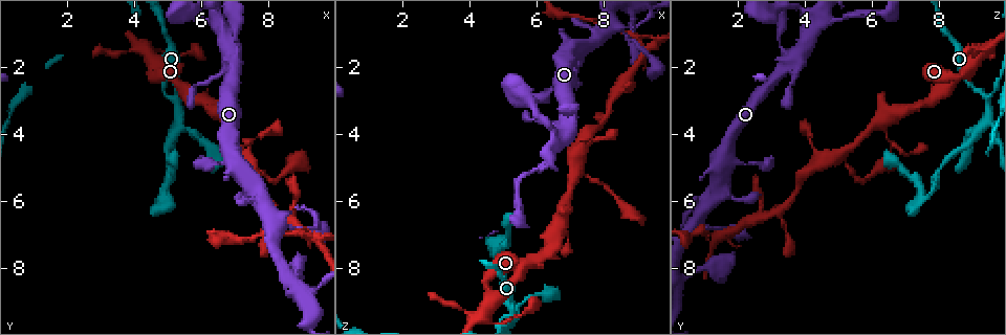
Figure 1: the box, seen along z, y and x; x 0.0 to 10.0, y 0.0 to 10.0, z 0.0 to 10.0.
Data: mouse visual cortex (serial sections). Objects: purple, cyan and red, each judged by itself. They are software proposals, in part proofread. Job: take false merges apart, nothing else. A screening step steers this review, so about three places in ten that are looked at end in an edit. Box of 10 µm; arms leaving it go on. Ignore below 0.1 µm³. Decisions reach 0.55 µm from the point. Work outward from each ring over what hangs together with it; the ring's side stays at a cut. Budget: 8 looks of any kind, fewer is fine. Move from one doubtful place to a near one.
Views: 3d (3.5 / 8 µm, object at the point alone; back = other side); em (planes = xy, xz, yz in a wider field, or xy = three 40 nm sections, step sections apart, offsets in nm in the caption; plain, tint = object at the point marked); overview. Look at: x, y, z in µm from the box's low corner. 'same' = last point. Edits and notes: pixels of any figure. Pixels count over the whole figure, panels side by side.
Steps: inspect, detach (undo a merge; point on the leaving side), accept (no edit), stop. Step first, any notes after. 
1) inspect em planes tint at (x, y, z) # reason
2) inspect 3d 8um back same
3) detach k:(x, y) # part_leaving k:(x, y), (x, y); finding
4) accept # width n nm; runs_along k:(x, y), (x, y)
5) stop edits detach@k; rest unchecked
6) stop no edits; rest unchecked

inspect 3d 3.5um at (4.75, 2.15, 8.90)

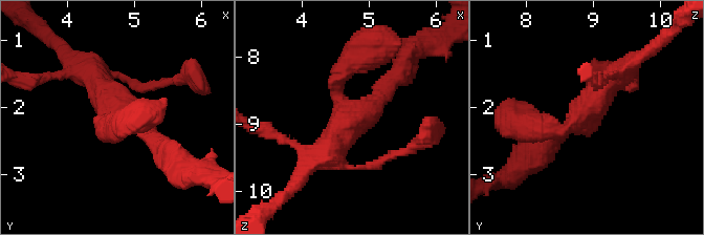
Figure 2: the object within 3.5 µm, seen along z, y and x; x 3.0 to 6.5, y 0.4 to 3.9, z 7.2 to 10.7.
inspect em planes tint at (4.80, 2.10, 8.90) # arms 3; arm_widths 250, 300, 350 nm; shape alone is not enough

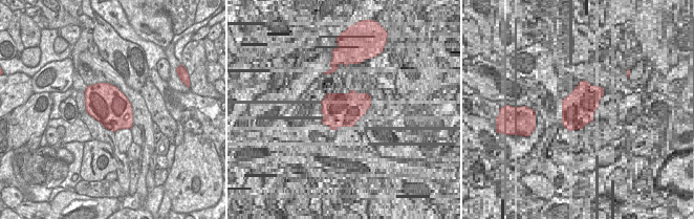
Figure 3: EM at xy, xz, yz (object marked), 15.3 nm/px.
inspect em xy step 1 tint same # cut it another way

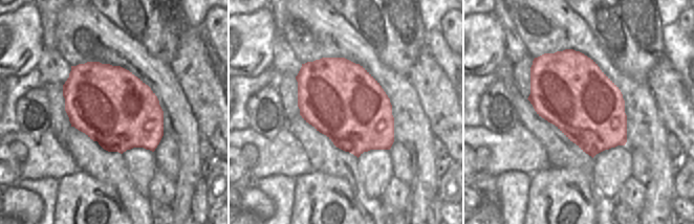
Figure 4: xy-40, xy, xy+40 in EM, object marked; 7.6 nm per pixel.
accept # runs_along 2:(118, 123), (163, 148); continuous, no second cell

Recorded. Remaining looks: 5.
inspect 3d 3.5um at (5.35, 3.85, 9.30) # narrows sharply

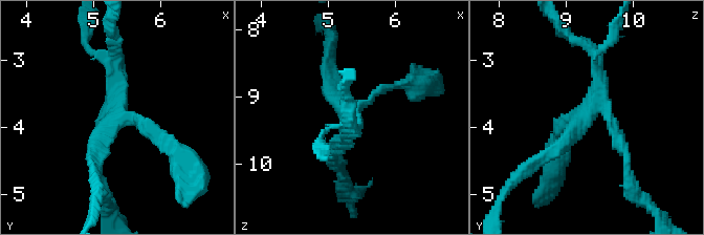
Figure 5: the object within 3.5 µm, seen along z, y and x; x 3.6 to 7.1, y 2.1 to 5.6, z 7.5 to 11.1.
inspect em xy step 5 tint at (5.40, 3.80, 9.25) # arms 4; arm_widths 150, 150, 200, 250 nm

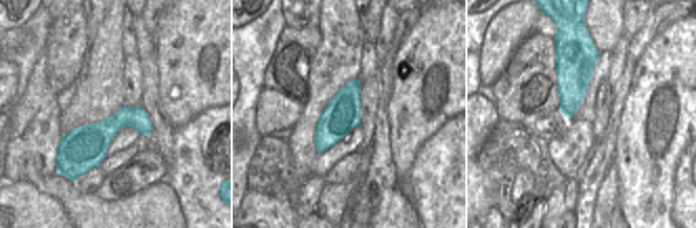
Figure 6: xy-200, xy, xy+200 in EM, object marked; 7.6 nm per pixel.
detach 5:(115, 127) # border 6:(566, 39), (582, 49), (568, 105); a second cell is stuck on

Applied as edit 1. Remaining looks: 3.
inspect 3d 3.5um back at (7.15, 4.60, 5.15) # small branch off a trunk

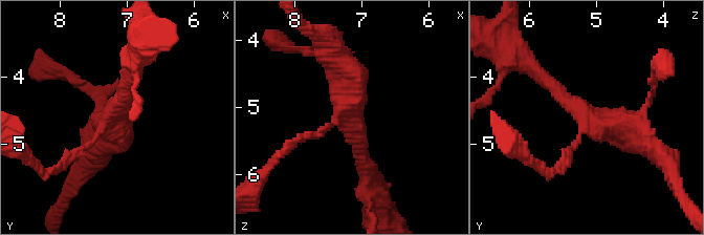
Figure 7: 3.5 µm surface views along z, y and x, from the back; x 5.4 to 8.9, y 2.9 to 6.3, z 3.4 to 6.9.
inspect em xy step 2 tint at (7.20, 4.50, 5.15) # arms 3; arm_widths 100, 200, 450 nm; shape alone is not enough

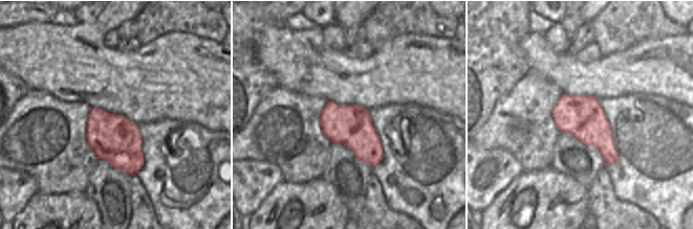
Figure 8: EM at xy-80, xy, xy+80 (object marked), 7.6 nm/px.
accept # runs_along 7:(533, 67), (643, 145); continuous, no second cell

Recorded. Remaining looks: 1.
stop edits detach@5; rest unchecked

